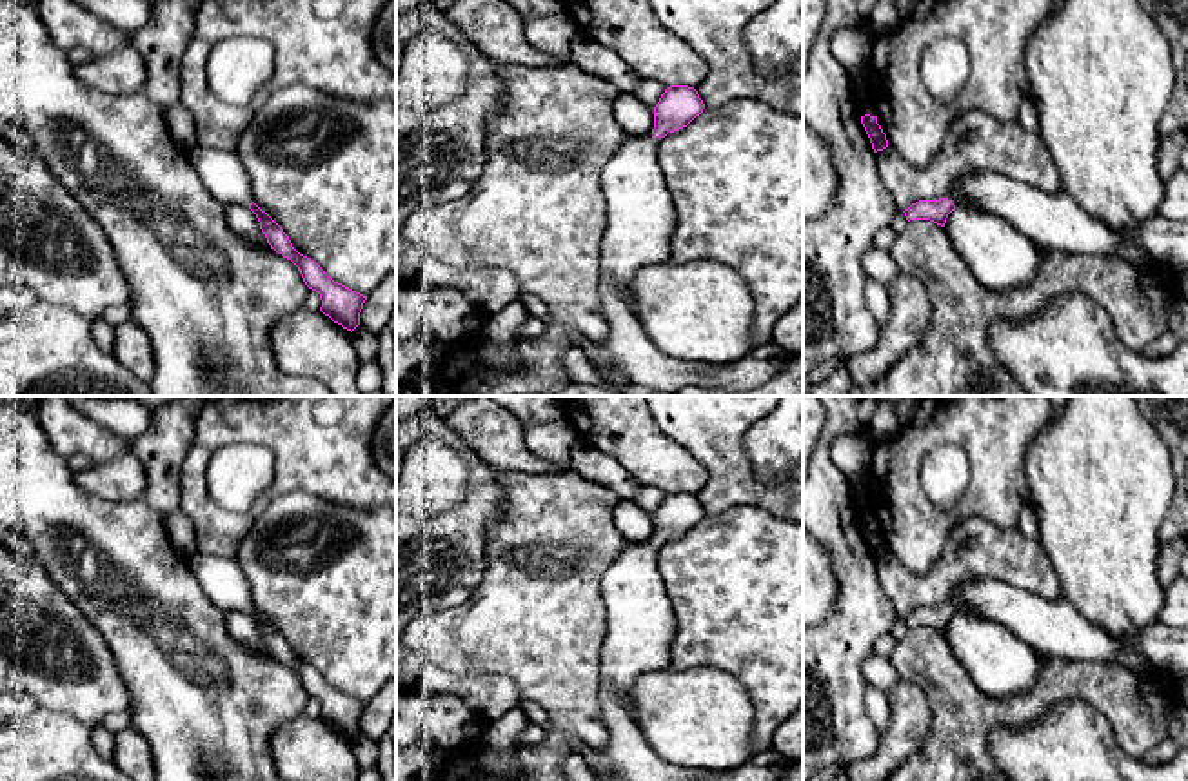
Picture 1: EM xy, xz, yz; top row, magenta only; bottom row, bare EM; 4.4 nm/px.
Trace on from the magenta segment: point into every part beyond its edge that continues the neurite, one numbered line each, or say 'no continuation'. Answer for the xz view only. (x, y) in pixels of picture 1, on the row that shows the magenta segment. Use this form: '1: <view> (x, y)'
1: xz (640, 213)

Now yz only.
1: yz (1054, 220)

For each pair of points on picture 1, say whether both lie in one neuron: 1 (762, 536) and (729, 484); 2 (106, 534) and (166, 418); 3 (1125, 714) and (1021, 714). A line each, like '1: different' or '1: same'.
1: different
2: different
3: same

